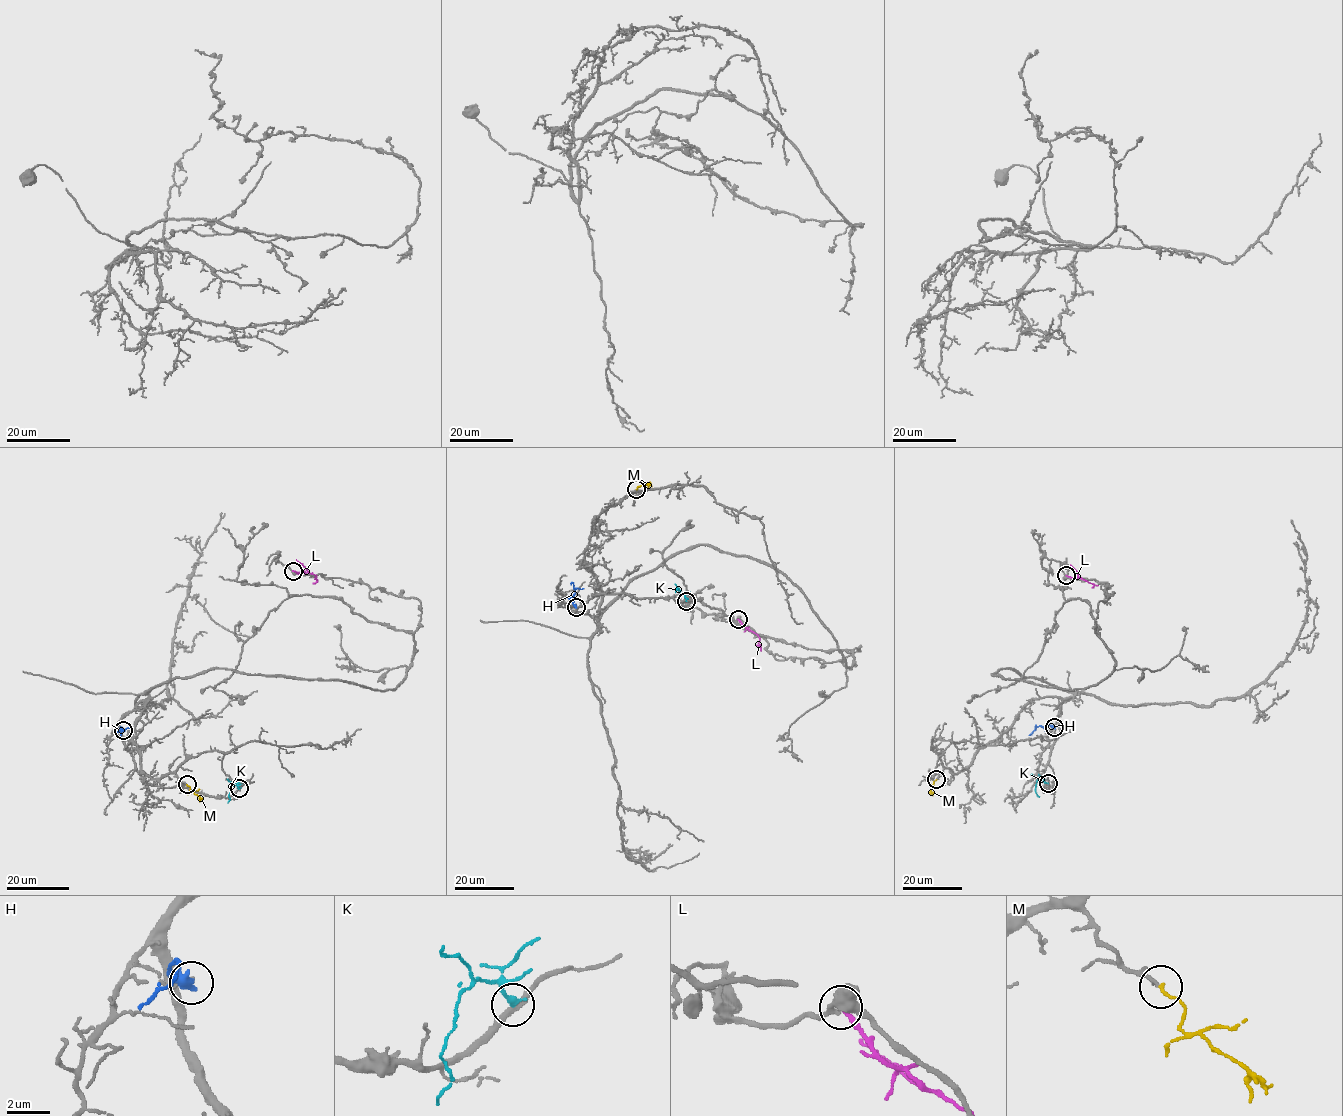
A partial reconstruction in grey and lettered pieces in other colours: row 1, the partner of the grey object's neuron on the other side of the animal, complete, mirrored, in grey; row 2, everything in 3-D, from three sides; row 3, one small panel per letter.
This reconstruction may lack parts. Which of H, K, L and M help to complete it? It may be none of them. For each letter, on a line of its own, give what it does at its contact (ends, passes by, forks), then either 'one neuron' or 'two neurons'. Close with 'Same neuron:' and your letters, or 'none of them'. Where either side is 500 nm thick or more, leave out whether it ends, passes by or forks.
H: it ends; two neurons
K: it passes by; two neurons
L: it ends; two neurons
M: it ends; one neuron
Same neuron: M

